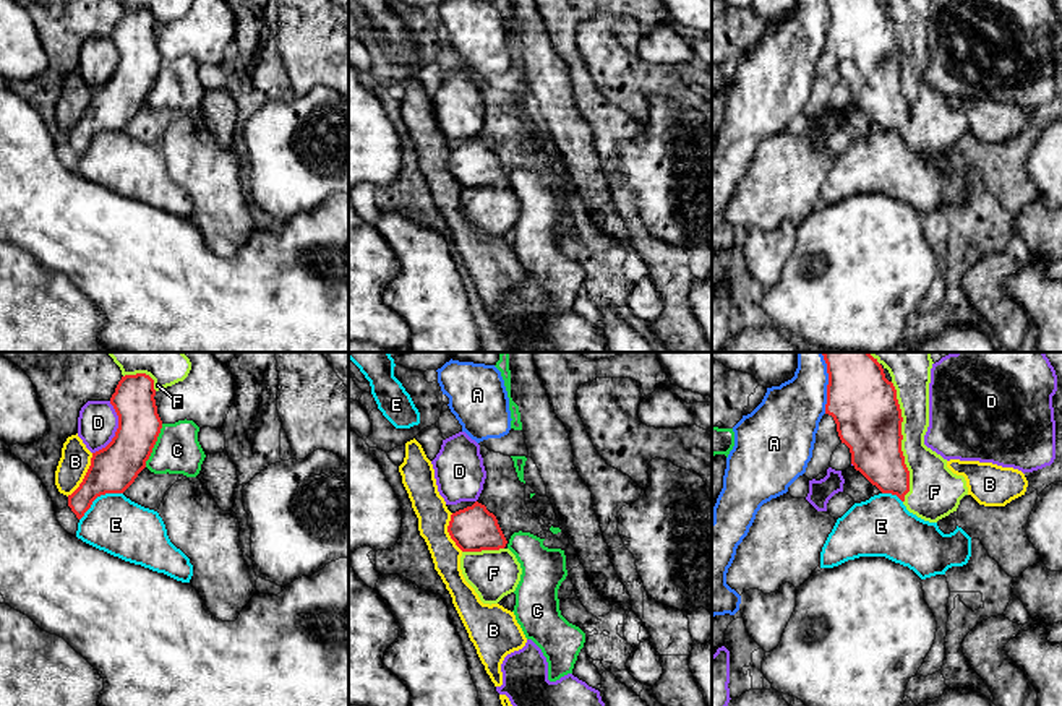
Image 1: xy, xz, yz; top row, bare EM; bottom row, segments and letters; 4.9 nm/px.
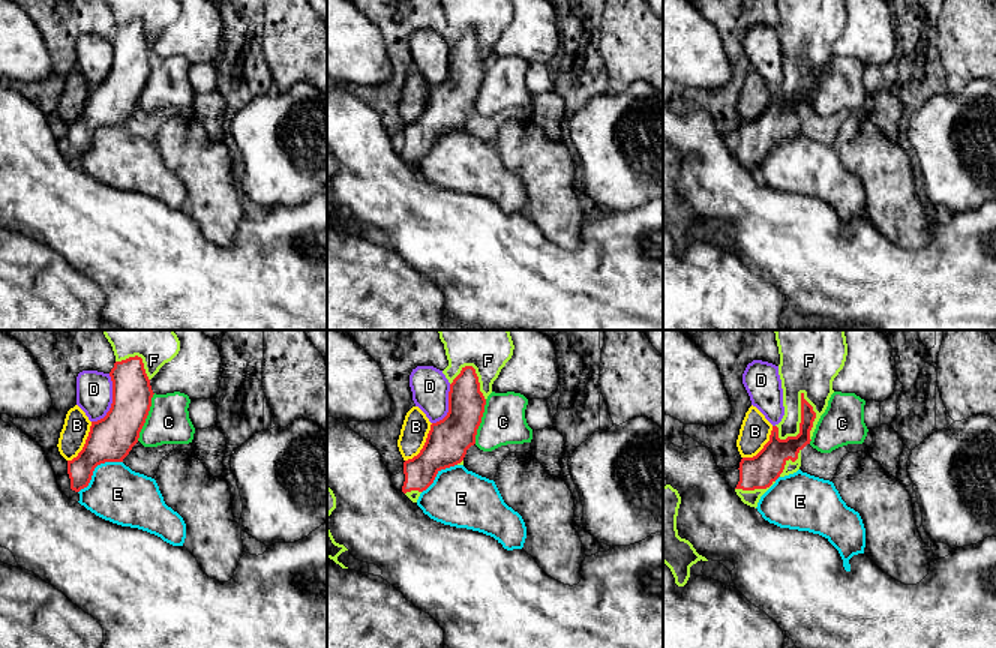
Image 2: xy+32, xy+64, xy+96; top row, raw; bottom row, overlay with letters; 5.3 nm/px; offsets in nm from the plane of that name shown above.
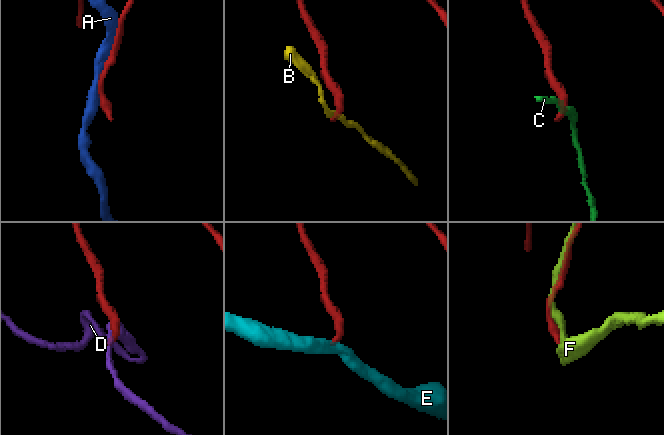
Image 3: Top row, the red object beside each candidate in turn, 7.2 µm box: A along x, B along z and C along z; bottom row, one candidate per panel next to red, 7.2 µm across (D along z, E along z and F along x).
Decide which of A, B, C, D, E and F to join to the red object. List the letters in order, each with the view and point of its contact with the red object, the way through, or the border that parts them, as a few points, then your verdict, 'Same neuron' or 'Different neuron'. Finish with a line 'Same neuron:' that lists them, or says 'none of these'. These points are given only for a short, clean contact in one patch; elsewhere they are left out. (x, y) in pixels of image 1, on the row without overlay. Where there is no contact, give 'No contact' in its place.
A: Touches red at yz (827, 25). Different neuron
B: Touches red at xy (85, 112). Boundary: xy (93, 90), (83, 117), (67, 132). Different neuron
C: Touches red at xy (154, 80). Boundary: xy (162, 60), (145, 103). Different neuron
D: Touches red at xy (117, 67). Boundary: xy (111, 38), (117, 52), (115, 72), (93, 90). Different neuron
E: Touches red at xy (98, 132). Boundary: xy (122, 129), (101, 130), (80, 156). Different neuron
F: Touches red at yz (900, 78). Same neuron
Same neuron: F

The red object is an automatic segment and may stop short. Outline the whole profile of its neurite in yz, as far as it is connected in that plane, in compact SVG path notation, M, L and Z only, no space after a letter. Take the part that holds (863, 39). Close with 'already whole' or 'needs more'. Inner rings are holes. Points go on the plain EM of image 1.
M827 0L829 21L827 21L827 41L825 50L832 52L837 60L837 68L841 76L850 84L851 101L859 107L872 122L876 122L882 130L897 131L906 146L918 154L937 159L939 156L957 148L960 136L968 131L966 117L963 112L953 110L947 104L947 96L932 88L924 81L924 71L929 63L929 19L931 19L932 0Z; needs more

